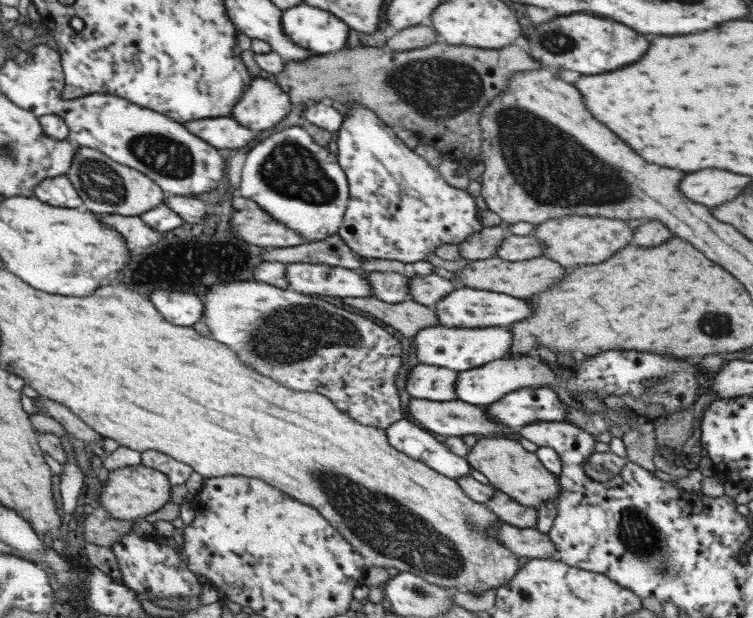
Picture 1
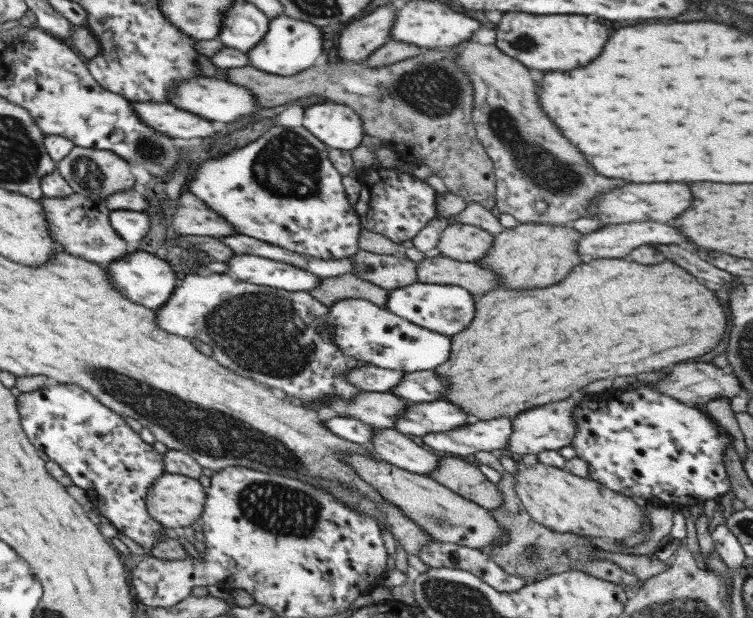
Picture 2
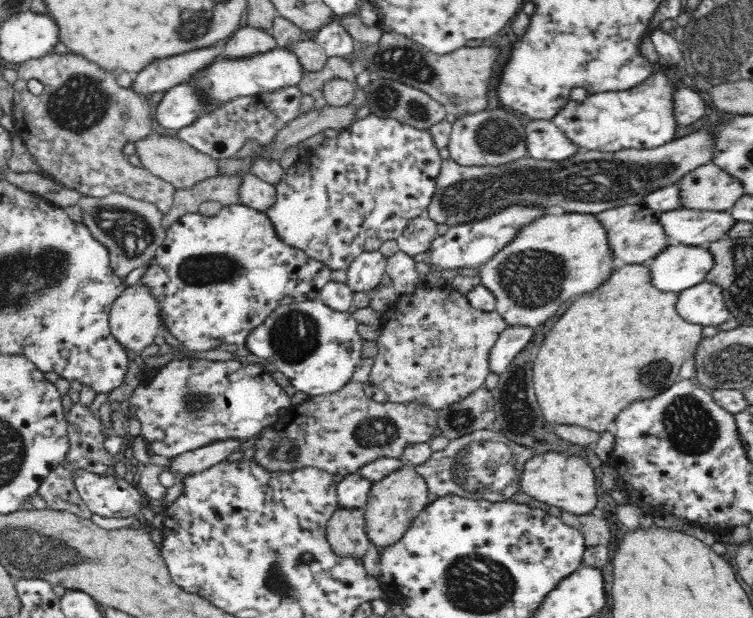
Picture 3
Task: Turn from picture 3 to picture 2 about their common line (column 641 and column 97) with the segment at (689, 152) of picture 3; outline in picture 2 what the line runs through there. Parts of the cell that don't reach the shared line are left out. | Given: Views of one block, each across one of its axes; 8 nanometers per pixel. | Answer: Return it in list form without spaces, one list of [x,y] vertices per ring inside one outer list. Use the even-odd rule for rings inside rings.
[[[75,146],[64,159],[57,162],[56,169],[72,187],[73,192],[82,194],[86,198],[92,198],[98,203],[102,198],[118,191],[130,190],[136,184],[136,178],[130,170],[127,159],[120,158],[118,154],[109,150],[99,151],[98,149]]]

